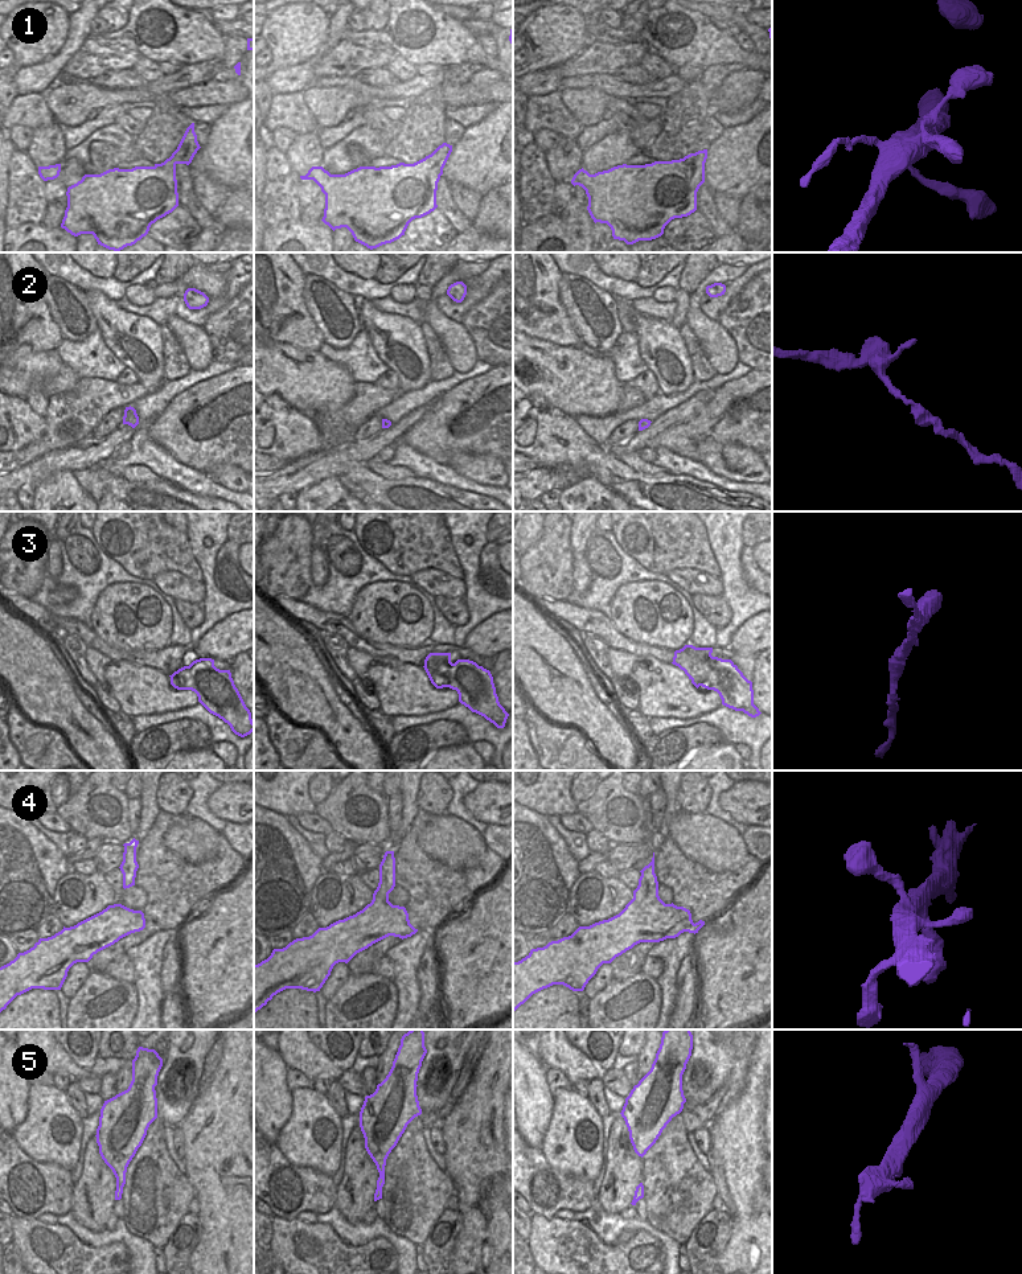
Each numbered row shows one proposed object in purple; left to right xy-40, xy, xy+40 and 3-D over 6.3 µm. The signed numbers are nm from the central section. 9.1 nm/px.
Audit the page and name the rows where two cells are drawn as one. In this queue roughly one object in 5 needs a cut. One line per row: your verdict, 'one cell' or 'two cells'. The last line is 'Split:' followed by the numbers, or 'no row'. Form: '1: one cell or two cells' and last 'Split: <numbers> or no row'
1: two cells
2: one cell
3: one cell
4: one cell
5: one cell
Split: 1

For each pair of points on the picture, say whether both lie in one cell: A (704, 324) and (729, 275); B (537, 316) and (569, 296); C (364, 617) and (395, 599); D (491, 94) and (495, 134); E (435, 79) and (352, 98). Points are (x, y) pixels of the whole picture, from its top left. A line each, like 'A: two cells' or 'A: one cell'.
A: one cell
B: two cells
C: one cell
D: two cells
E: two cells

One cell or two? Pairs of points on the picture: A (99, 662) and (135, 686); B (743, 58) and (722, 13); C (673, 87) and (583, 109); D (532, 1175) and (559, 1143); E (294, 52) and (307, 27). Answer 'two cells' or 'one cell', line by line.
A: one cell
B: two cells
C: two cells
D: two cells
E: one cell

